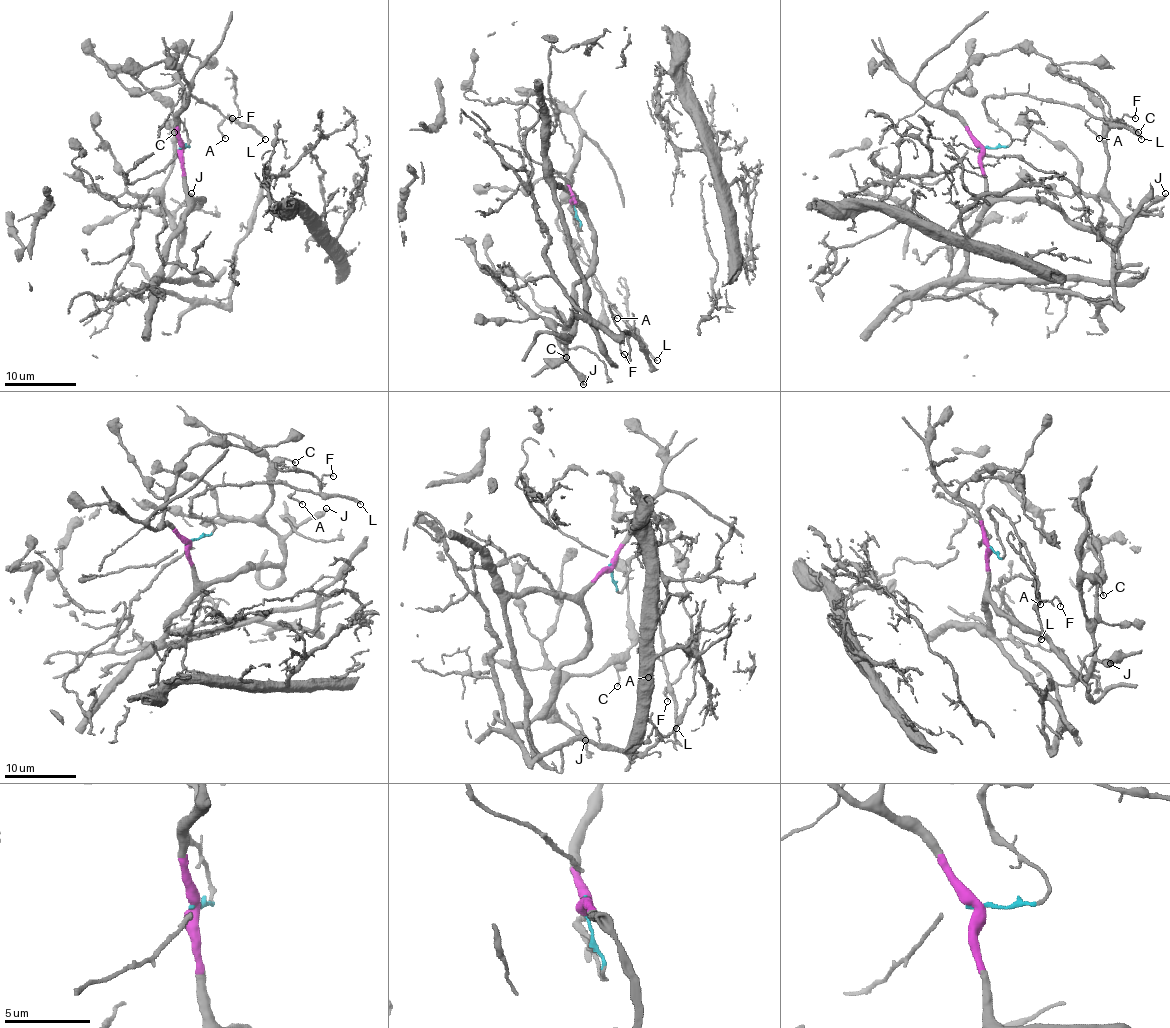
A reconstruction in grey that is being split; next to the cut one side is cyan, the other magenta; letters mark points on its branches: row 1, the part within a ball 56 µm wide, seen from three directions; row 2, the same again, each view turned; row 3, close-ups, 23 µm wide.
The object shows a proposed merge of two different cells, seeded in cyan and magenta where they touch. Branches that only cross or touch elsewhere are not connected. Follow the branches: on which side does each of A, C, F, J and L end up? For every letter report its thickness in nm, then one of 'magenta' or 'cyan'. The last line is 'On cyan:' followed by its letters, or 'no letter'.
A: 140 nm | cyan
C: 130 nm | magenta
F: 130 nm | cyan
J: 320 nm | magenta
L: 200 nm | cyan
On cyan: A, F, L

